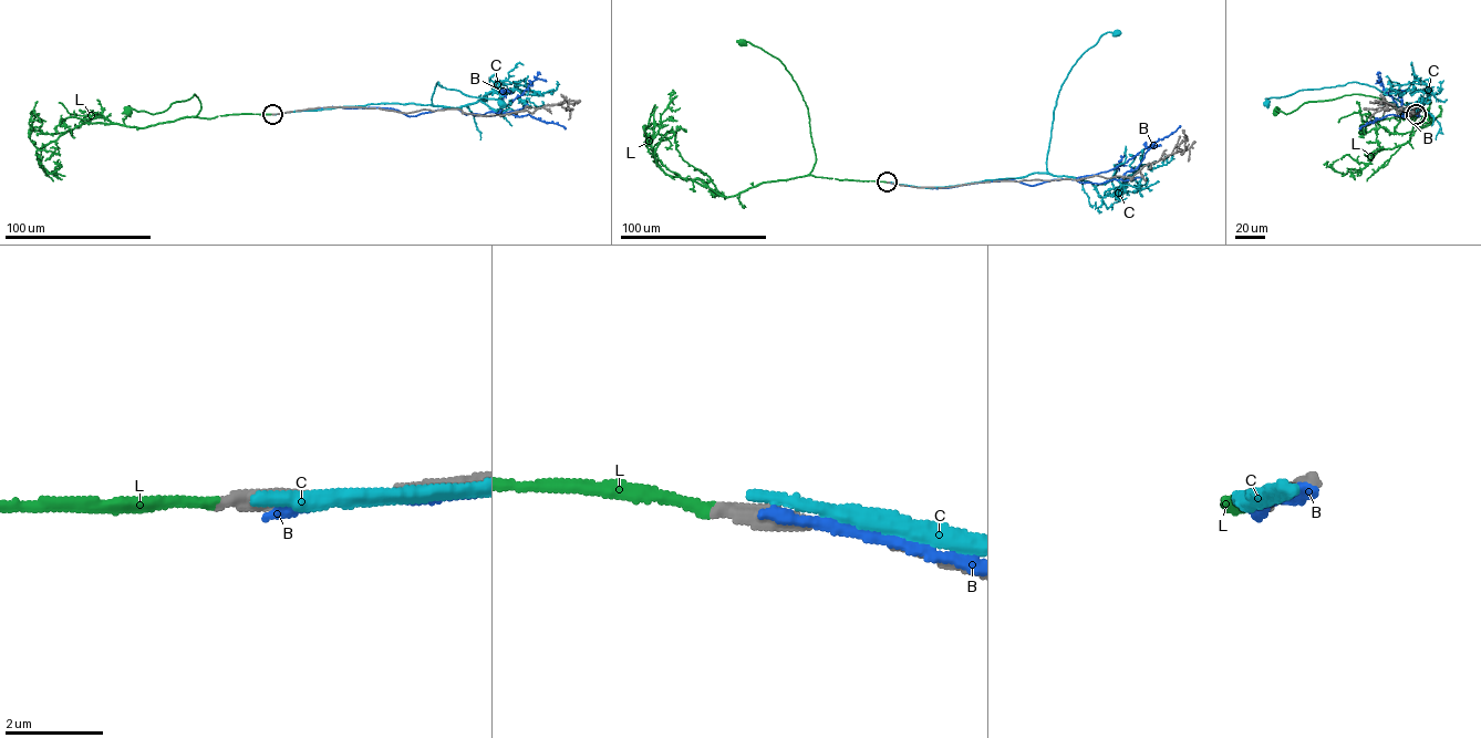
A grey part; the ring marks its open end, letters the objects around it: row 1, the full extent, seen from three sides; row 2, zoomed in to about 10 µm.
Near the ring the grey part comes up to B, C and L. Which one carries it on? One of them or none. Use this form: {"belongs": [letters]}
{"belongs": ["L"]}

